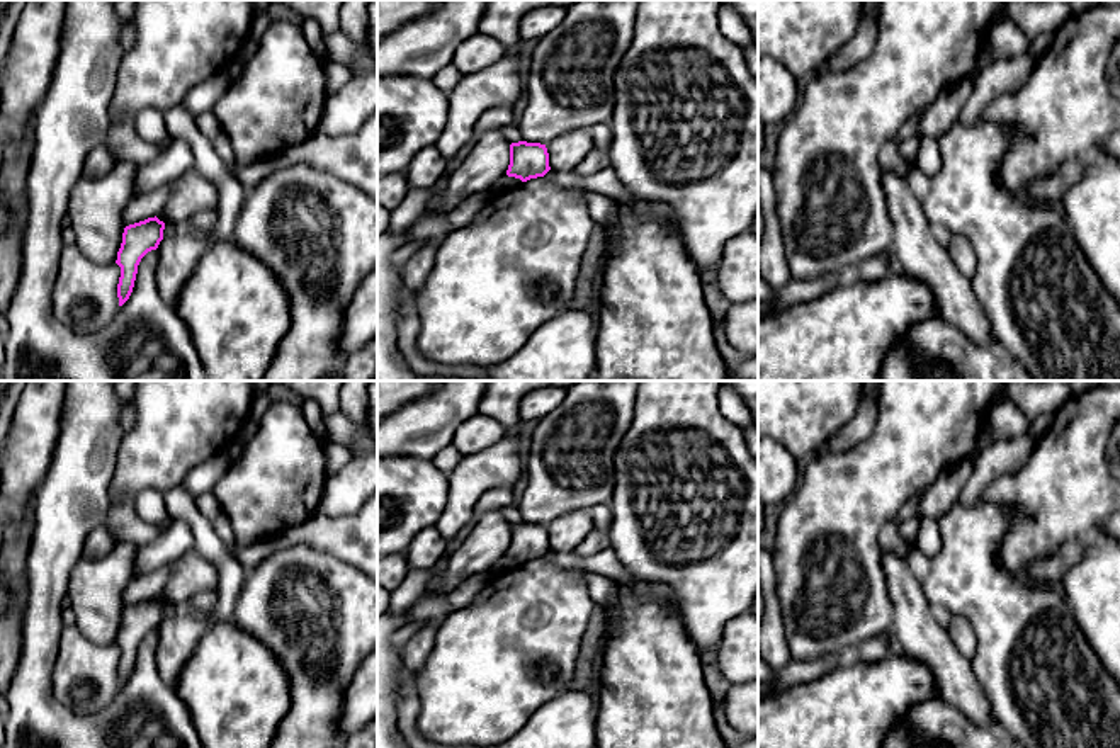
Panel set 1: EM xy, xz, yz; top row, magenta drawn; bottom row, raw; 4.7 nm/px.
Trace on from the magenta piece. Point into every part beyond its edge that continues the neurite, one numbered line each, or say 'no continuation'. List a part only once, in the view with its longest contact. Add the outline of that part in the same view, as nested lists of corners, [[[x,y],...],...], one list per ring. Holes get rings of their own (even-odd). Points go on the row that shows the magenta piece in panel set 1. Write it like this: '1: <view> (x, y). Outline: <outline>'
no continuation

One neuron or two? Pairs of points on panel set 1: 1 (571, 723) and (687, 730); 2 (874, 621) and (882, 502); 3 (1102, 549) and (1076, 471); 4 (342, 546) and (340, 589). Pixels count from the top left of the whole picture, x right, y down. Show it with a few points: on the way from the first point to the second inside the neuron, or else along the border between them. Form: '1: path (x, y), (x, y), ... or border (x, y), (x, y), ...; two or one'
1: border (597, 704), (593, 730); two
2: path (872, 592), (867, 566), (867, 531); one
3: path (1091, 531), (1076, 507), (1076, 490); one
4: border (305, 544), (359, 568); two

